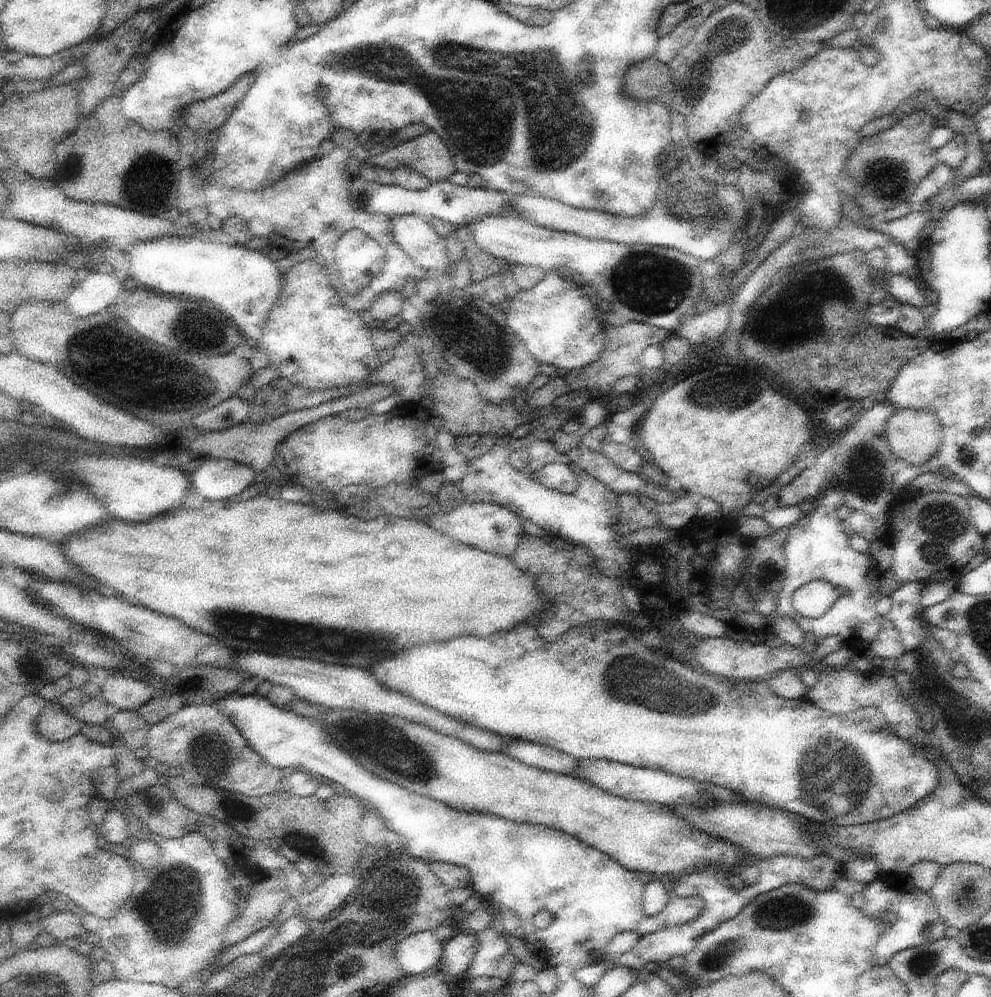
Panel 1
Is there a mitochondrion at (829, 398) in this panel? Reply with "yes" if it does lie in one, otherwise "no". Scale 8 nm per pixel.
no

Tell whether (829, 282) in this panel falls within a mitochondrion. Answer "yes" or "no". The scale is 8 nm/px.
yes

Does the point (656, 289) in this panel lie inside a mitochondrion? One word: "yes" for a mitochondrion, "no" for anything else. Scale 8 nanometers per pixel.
yes

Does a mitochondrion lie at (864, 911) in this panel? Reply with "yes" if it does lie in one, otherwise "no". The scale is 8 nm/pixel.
no

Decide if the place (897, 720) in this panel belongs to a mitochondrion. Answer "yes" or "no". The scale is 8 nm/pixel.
no

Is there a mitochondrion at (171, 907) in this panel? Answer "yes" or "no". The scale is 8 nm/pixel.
yes

